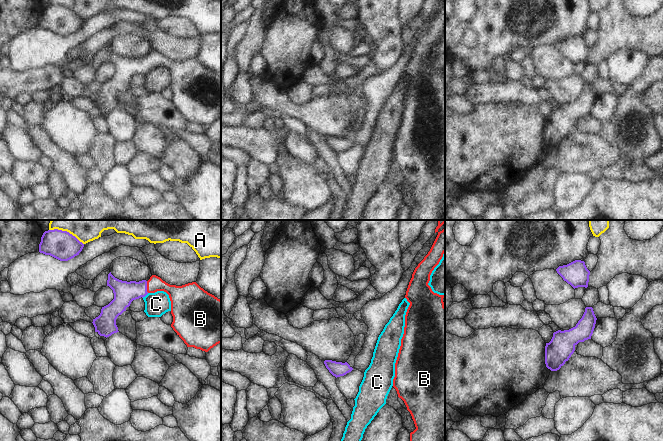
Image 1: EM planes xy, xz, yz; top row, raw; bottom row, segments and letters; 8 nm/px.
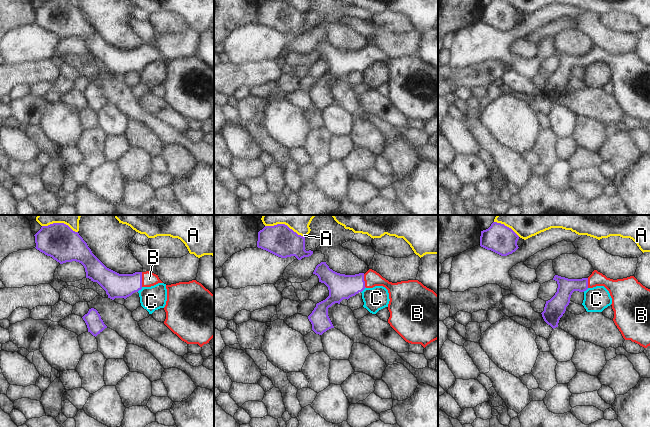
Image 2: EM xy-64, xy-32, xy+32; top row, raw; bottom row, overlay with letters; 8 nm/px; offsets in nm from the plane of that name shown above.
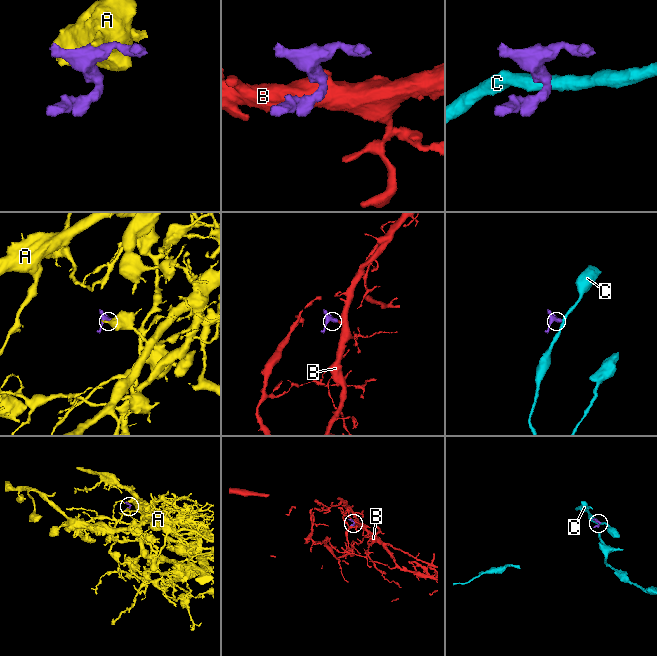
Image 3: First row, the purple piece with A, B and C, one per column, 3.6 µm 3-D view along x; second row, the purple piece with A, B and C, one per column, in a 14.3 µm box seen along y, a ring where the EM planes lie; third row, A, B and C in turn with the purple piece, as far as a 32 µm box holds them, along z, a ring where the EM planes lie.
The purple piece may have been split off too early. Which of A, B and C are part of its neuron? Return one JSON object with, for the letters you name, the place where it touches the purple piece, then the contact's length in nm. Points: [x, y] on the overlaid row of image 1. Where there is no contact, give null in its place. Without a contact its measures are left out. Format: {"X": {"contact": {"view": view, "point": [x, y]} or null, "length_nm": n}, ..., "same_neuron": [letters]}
{"B": {"contact": {"view": "xy", "point": [146, 287]}, "length_nm": 100}, "same_neuron": ["B"]}

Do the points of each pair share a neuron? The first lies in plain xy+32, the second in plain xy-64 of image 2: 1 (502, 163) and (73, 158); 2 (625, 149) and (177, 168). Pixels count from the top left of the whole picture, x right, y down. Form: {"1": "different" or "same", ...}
{"1": "different", "2": "same"}

